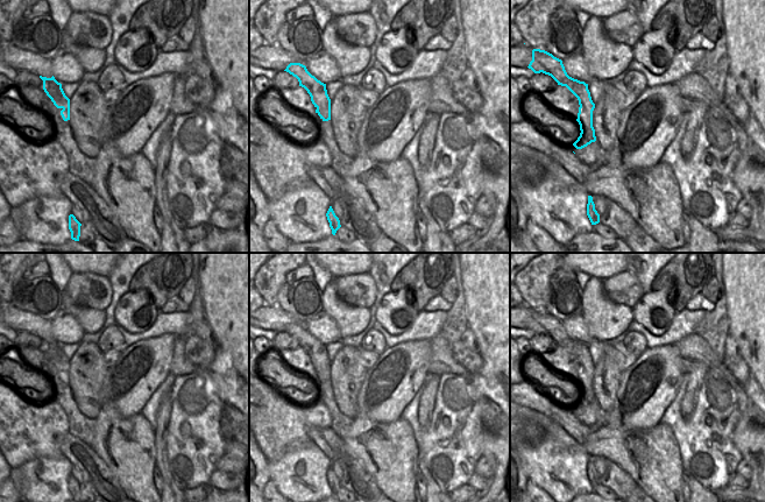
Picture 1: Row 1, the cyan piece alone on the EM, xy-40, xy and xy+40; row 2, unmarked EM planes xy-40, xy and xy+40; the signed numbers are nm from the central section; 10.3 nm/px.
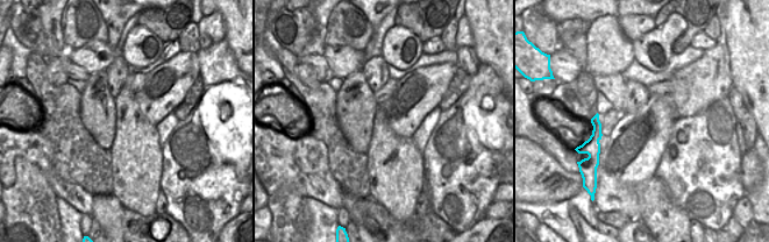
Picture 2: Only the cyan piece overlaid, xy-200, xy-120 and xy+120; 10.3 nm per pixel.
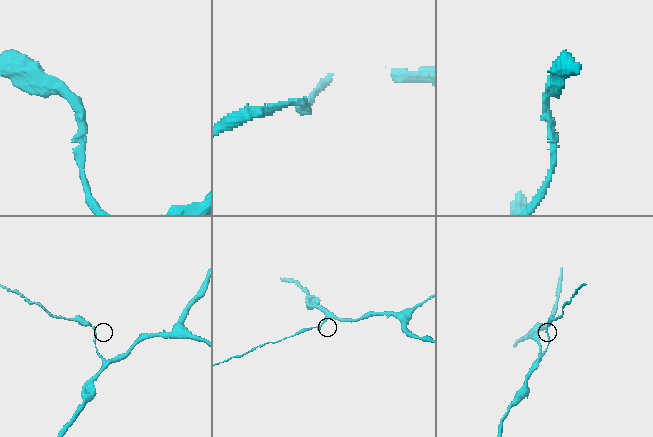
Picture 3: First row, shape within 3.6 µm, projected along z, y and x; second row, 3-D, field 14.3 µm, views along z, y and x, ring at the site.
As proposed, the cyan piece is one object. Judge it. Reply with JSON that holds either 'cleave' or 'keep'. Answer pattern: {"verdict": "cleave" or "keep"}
{"verdict": "keep"}

